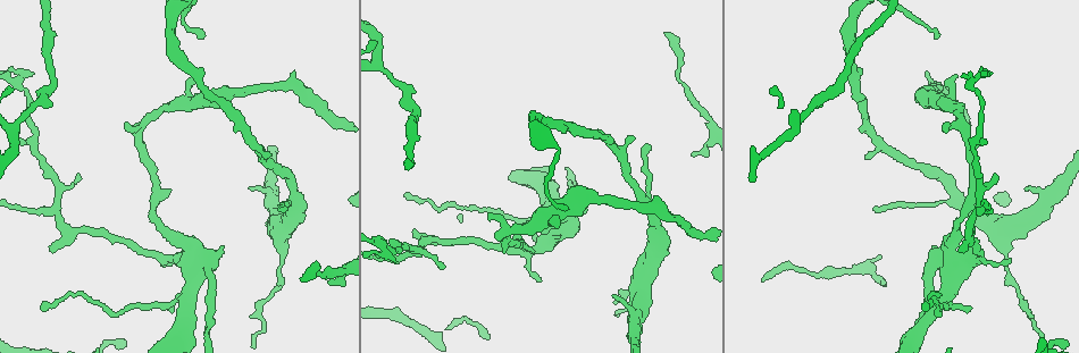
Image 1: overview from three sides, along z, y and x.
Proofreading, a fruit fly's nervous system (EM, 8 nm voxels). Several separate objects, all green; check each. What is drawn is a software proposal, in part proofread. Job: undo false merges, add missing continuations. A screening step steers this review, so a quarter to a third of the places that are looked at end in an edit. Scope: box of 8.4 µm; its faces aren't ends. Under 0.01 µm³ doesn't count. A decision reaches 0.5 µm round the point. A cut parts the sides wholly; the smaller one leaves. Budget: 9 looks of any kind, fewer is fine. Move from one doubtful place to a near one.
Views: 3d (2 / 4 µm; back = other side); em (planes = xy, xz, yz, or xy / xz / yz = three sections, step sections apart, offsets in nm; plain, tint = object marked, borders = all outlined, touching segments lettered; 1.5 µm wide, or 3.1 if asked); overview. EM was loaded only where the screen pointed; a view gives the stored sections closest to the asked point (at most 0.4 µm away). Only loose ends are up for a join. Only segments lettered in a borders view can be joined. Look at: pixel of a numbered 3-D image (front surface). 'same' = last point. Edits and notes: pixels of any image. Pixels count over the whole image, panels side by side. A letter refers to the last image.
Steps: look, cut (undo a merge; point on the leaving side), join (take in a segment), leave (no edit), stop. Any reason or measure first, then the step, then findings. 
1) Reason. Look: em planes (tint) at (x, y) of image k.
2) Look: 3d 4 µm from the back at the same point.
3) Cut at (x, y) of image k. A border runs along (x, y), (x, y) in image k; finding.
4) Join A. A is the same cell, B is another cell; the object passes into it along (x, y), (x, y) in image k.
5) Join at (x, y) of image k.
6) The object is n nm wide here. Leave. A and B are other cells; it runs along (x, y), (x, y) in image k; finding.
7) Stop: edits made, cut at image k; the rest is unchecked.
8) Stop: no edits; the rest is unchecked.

Thin end. Look: 3d 4 µm at (566, 208) of image 1.

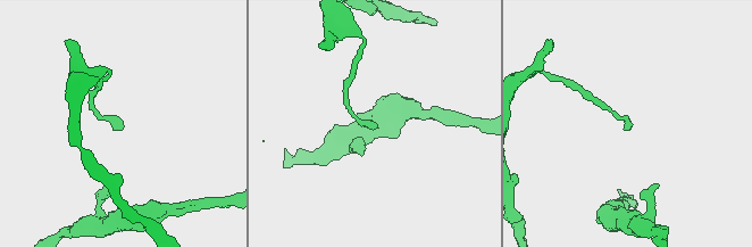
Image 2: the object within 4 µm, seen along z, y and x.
Look: em xz step 8 (tint) at (630, 126) of image 2.

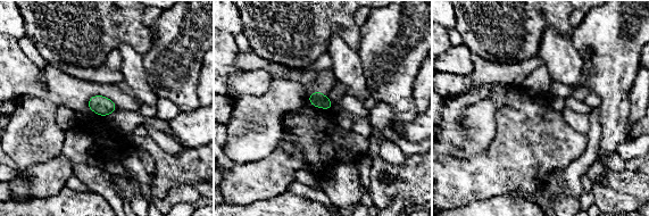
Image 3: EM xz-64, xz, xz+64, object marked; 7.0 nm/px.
What lies round it. Look: em xz step 8 (borders) at the same point.

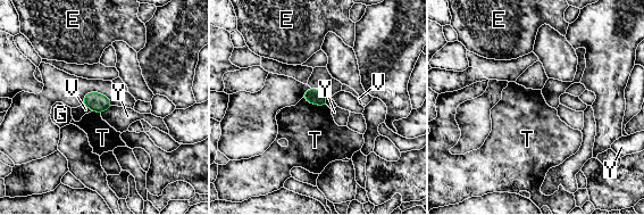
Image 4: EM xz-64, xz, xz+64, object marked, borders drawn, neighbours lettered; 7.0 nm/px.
The object is 110 nm wide here. Leave. E, G, T, V and Y are other cells; a border runs along (303, 97), (309, 102), (326, 106) in image 4; no lettered segment goes on from it.

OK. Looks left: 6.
Branch stops here. Look: em planes (borders) at (634, 138) of image 1.

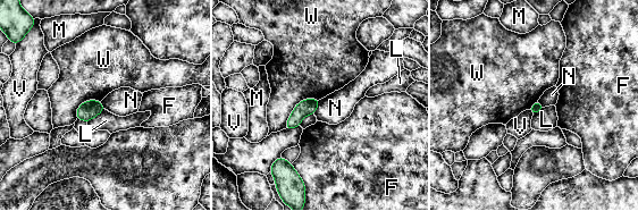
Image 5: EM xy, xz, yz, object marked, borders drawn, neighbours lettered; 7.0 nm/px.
Leave. F, L, M, N, V and W are other cells; a border runs along (320, 100), (313, 114) in image 5; no lettered segment goes on from it.

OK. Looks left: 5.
An open end. Look: 3d 4 µm at (224, 246) of image 1.

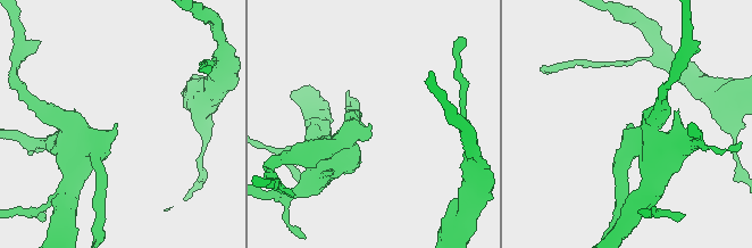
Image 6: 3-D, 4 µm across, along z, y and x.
Shape alone is not enough. Look: em planes (borders) at (117, 123) of image 6.

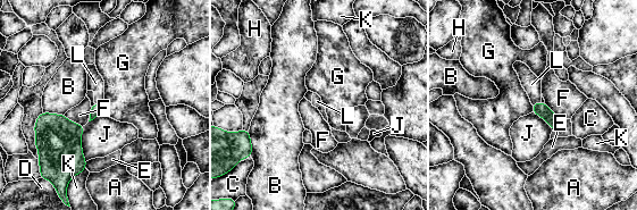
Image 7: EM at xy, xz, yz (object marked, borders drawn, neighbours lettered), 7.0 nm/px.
Join L. L is the same cell, A, B, C, D, E, F, G, H, J and K are other cells; the object passes into it along (541, 109), (537, 102), (531, 84) in image 7; it goes on there.

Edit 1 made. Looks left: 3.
An open end. Look: em xz step 8 (borders) at (761, 282) of image 1.

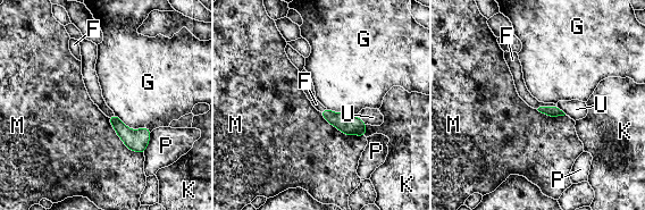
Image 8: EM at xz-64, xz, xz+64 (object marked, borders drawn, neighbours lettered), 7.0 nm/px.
The longest contact is with M, 380 nm. Join F. F is the same cell, G, K, M, P and U are other cells; the object passes into it along (553, 111), (546, 107), (520, 85) in image 8; the cell continues.

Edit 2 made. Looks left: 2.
Stop: edits made, join at image 7, join at image 8; the rest is unchecked.

